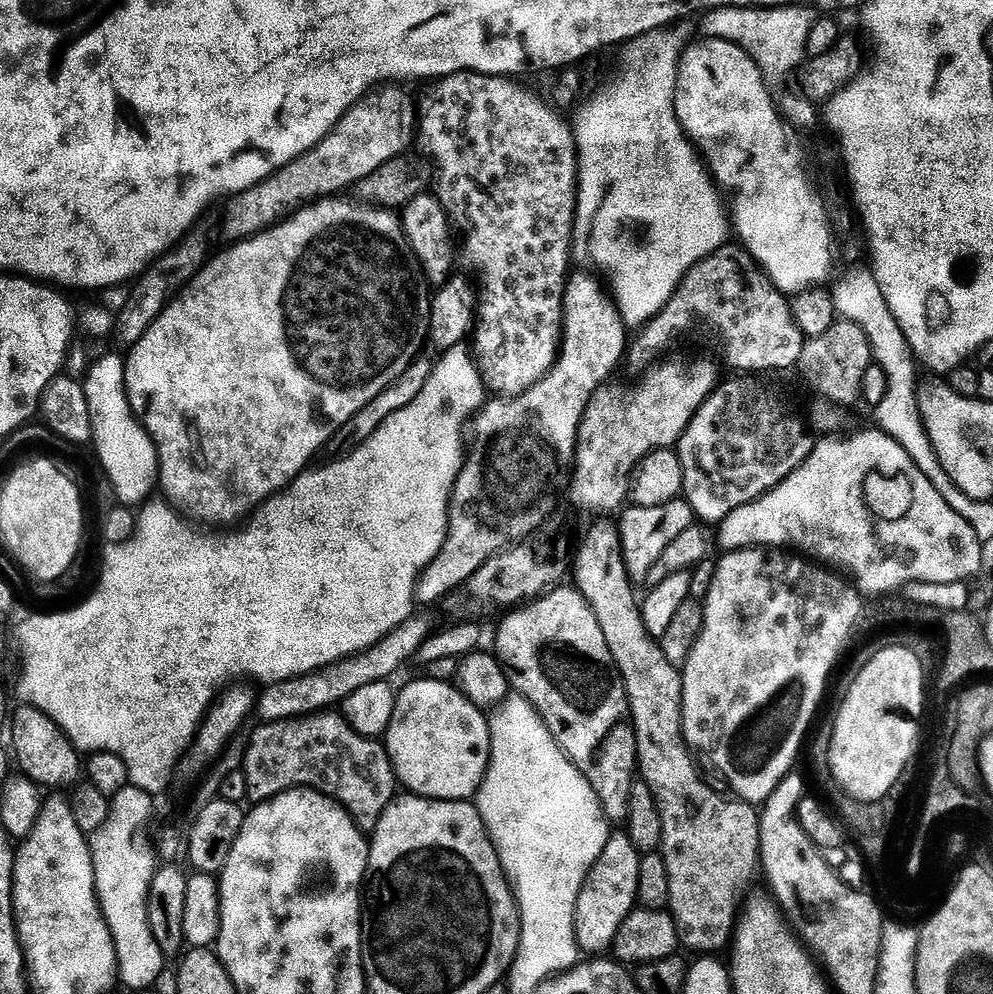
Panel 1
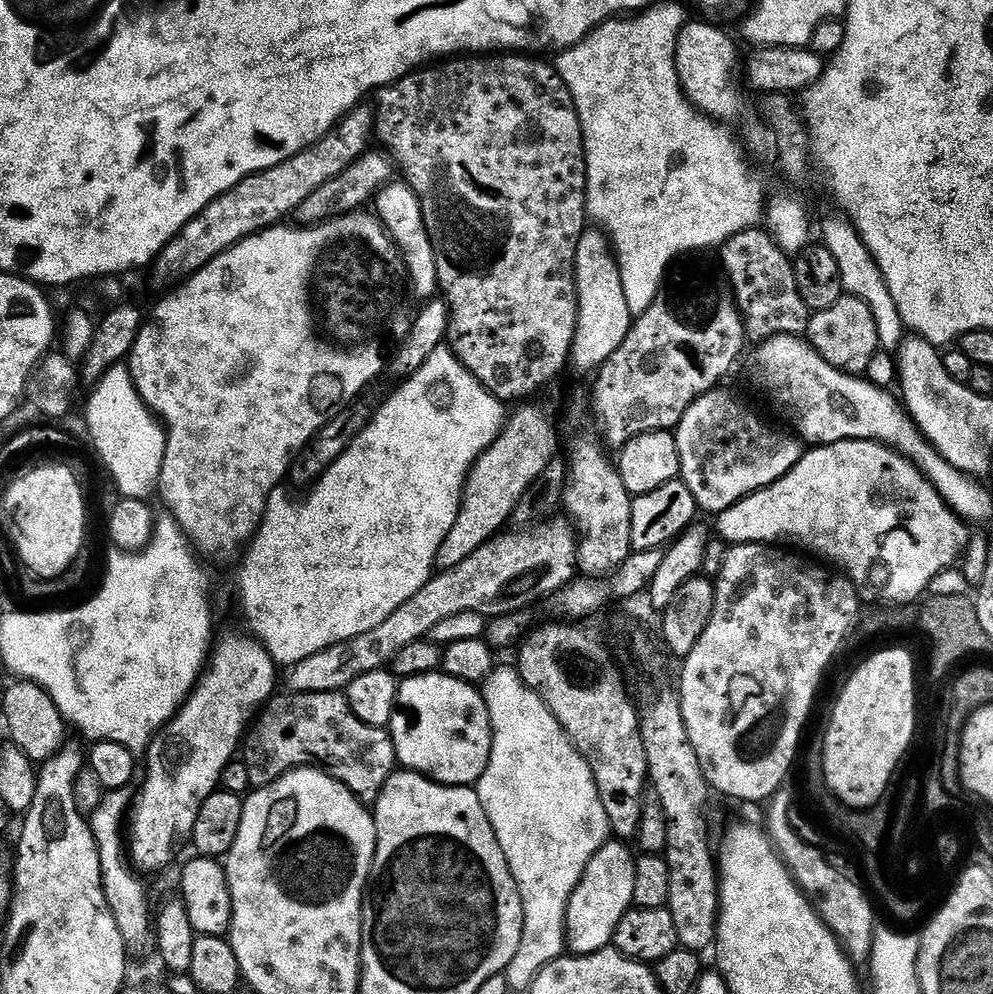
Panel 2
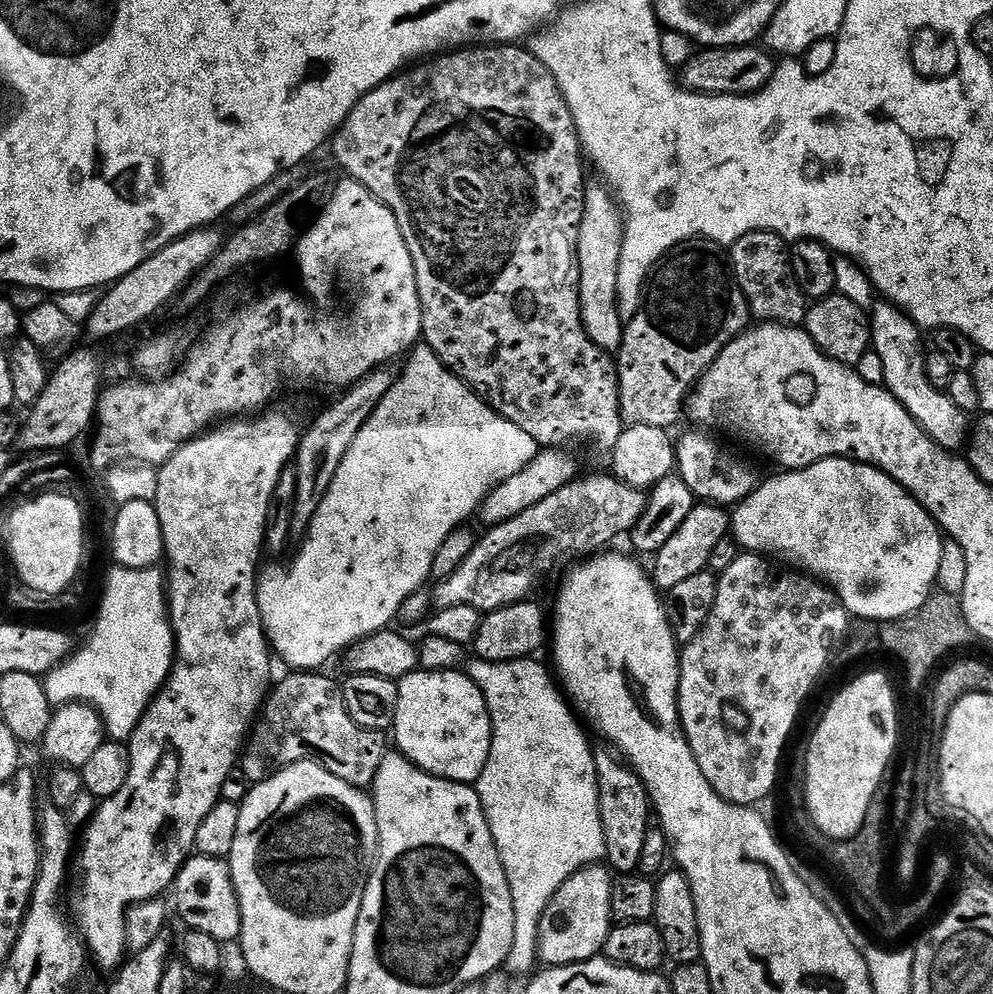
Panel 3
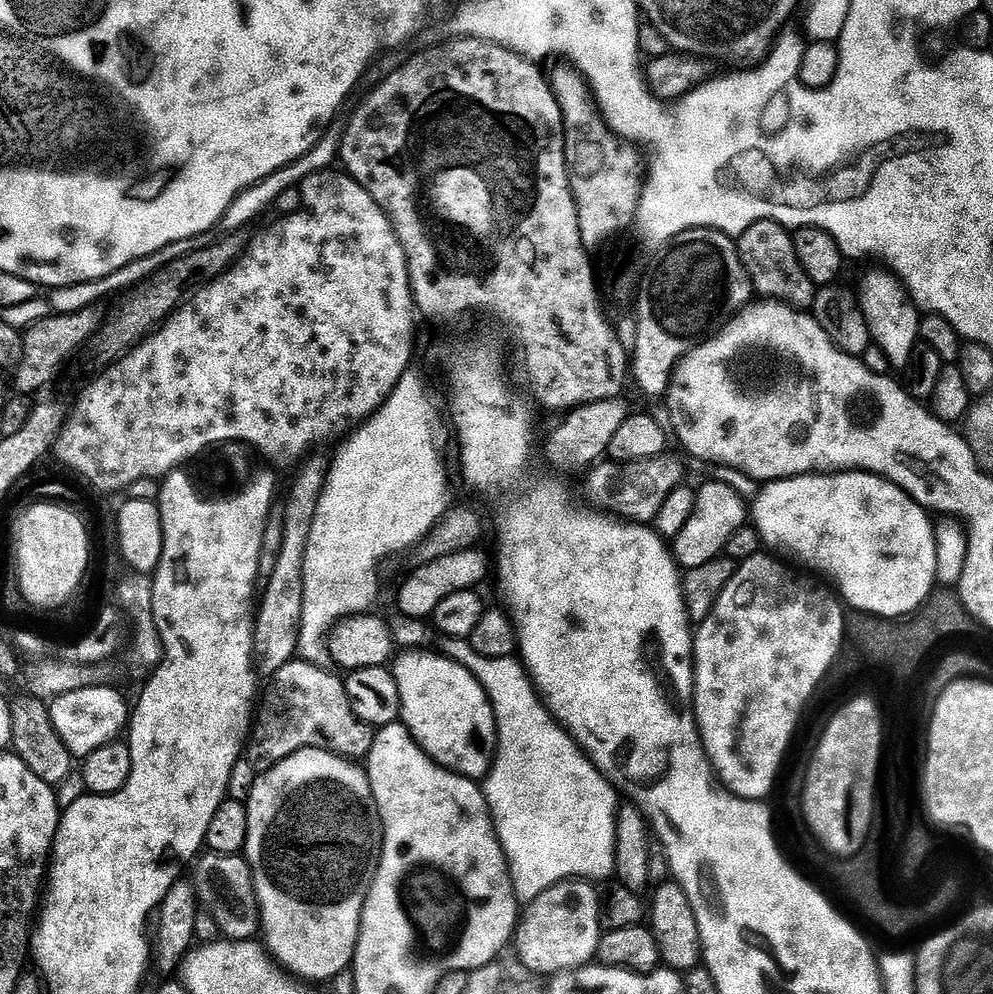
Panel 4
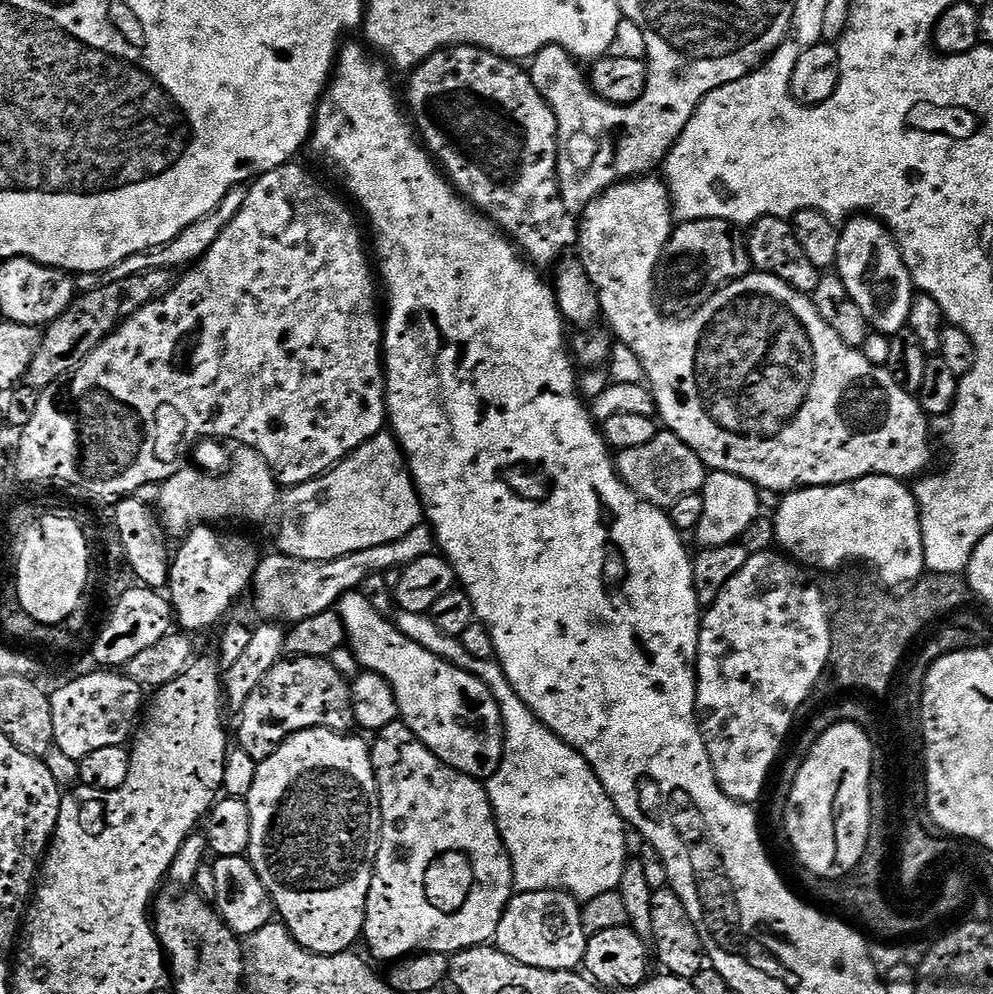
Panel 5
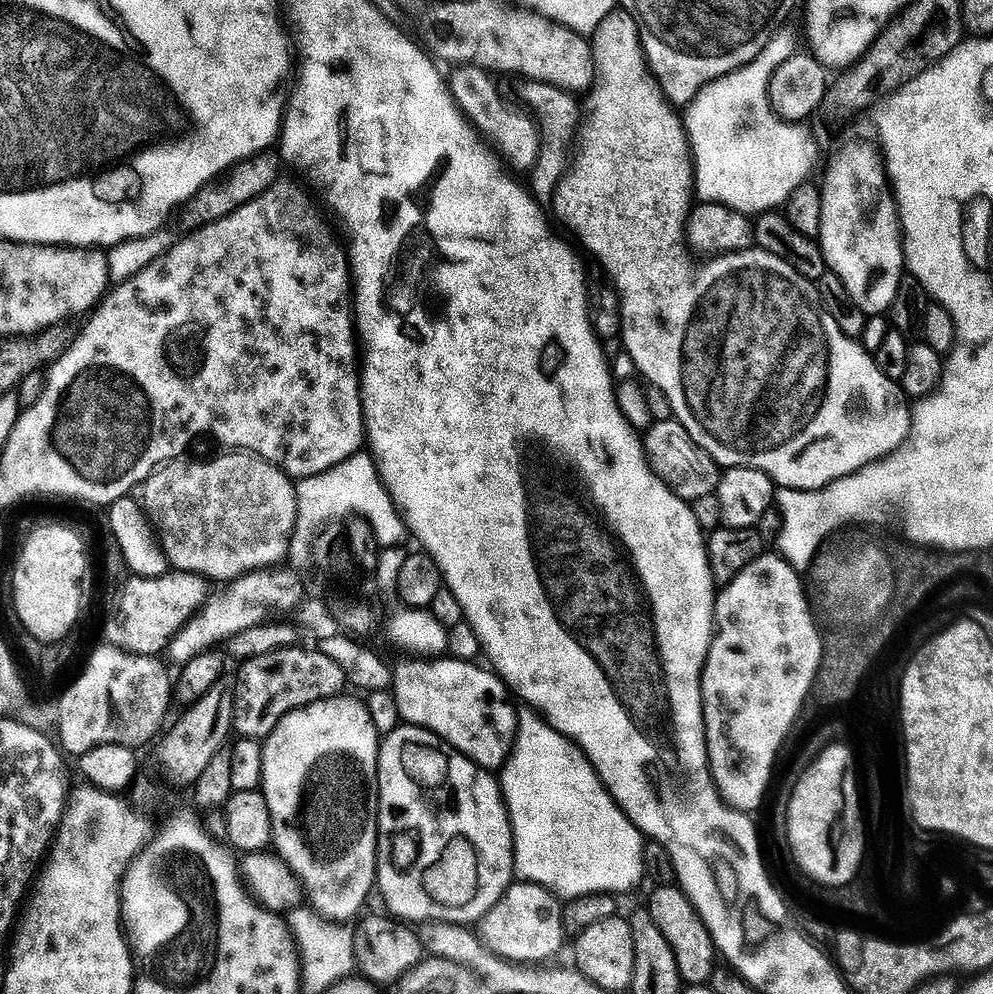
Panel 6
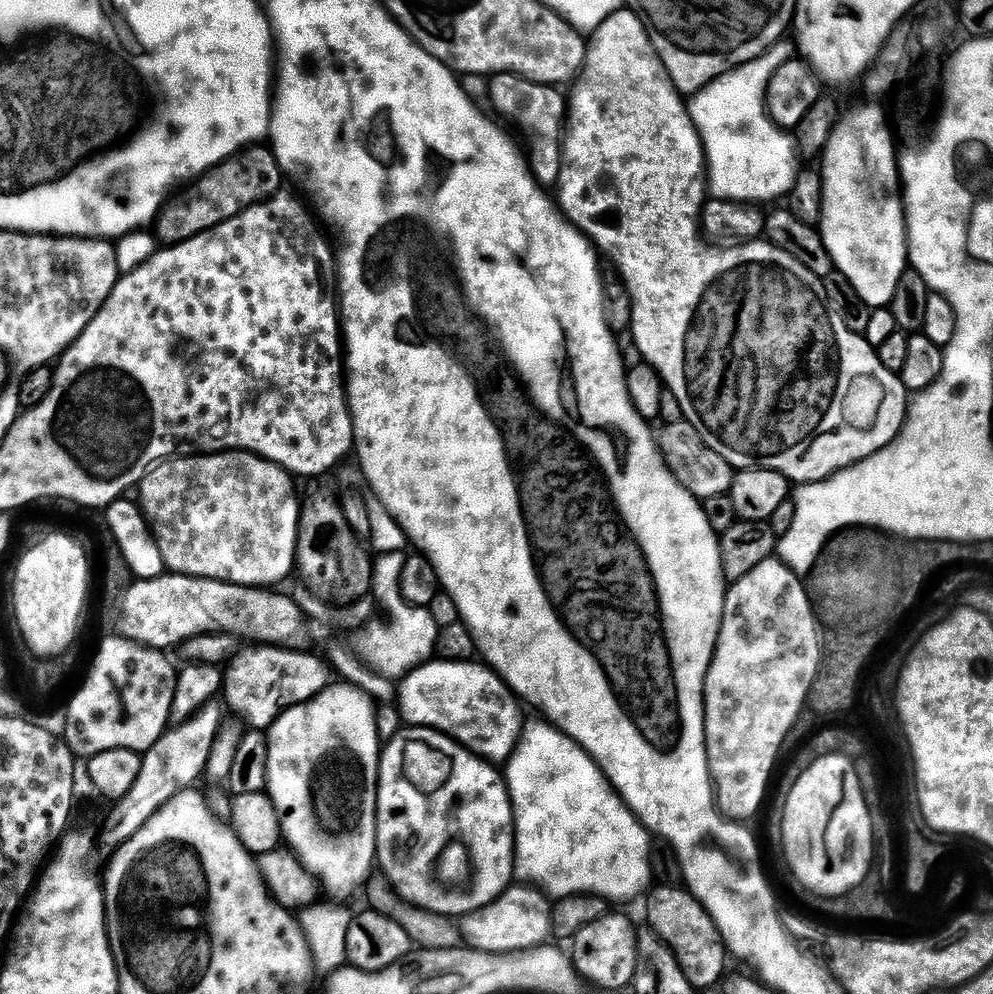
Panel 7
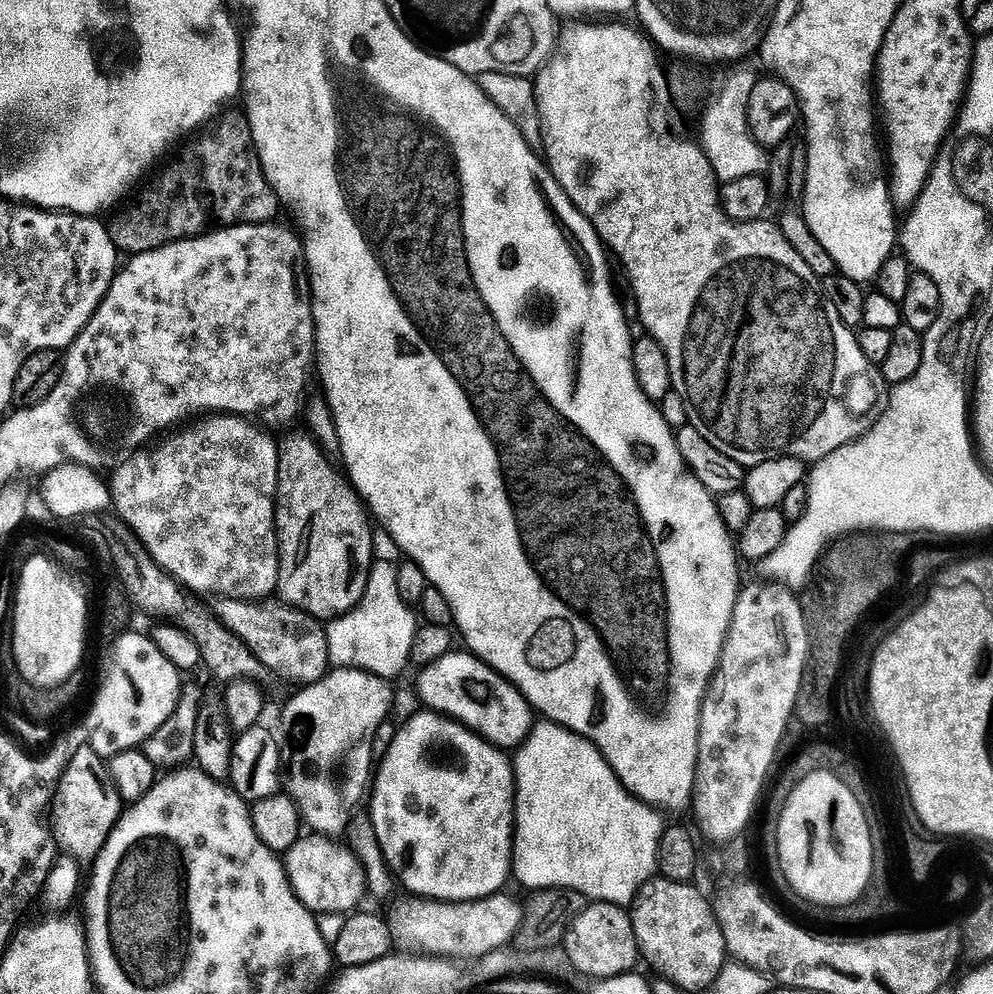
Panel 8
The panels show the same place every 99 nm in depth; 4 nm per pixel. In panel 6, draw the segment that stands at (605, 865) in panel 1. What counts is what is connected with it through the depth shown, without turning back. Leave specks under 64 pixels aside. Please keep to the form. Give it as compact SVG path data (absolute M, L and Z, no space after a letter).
M516 882L488 911L478 932L484 947L501 960L517 966L540 966L543 960L554 959L564 948L564 910L565 905L542 886Z

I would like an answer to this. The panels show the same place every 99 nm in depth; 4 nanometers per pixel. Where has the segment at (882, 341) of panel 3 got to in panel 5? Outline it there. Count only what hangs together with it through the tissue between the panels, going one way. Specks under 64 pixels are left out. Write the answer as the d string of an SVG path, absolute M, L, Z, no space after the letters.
M857 214L851 217L839 229L839 234L834 268L842 278L846 290L850 290L850 298L858 302L862 314L866 314L869 325L877 333L891 338L897 332L905 331L910 318L914 285L896 237L889 232L885 224L881 224L871 214Z

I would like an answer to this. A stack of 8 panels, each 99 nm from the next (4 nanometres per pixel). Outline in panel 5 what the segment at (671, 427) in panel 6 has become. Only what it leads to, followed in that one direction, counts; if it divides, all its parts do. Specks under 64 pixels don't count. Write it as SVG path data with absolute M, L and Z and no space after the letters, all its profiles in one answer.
M667 430L657 431L650 442L642 446L634 446L634 450L626 450L615 457L614 463L621 480L630 491L636 493L641 500L648 500L657 506L668 506L678 502L678 498L686 498L691 492L703 493L704 483L709 469L698 458L682 438Z

